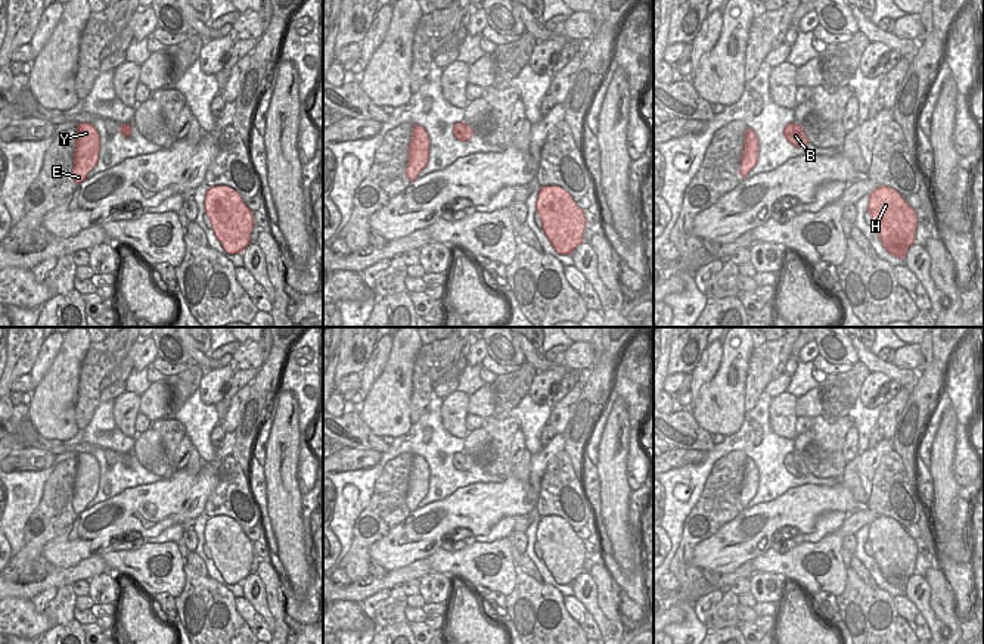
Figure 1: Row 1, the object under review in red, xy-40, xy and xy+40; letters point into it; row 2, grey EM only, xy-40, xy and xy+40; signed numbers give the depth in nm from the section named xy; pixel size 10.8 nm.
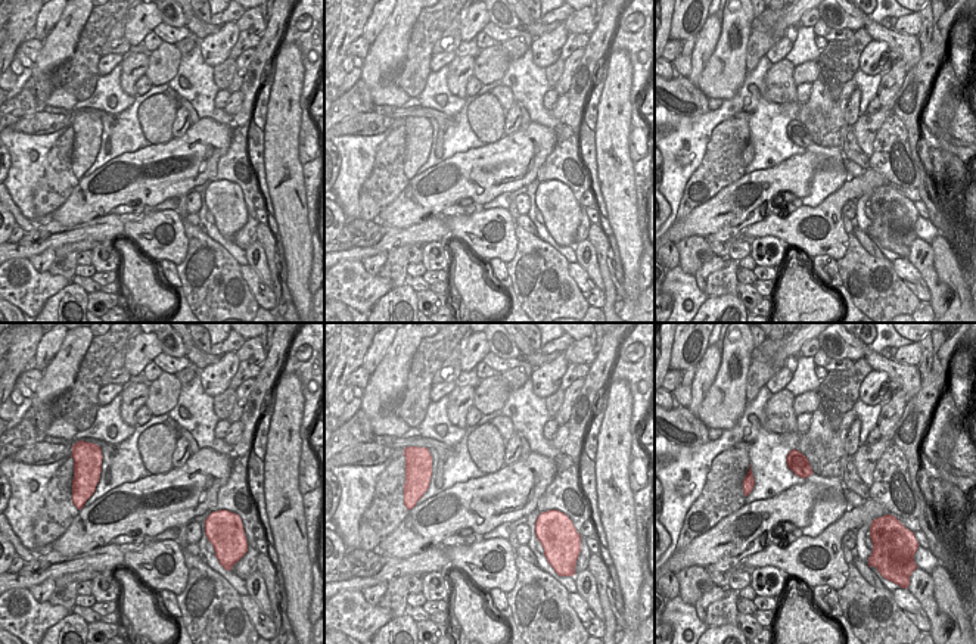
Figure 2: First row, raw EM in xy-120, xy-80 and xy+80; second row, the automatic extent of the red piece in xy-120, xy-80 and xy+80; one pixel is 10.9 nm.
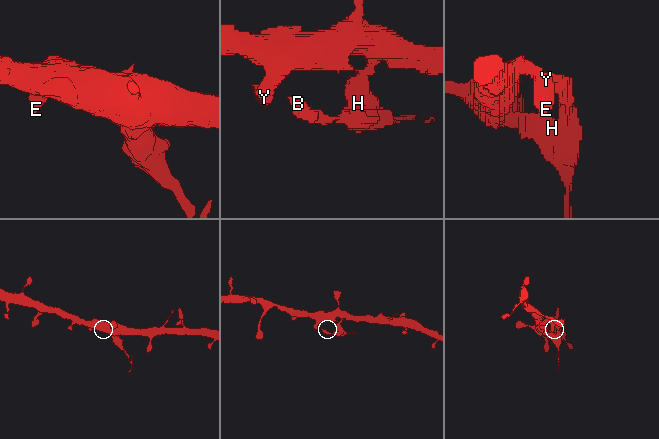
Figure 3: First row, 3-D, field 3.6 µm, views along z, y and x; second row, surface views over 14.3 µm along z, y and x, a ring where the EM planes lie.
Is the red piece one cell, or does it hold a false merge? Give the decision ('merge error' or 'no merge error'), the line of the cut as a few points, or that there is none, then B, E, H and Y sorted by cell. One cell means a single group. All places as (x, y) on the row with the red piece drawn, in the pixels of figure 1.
merge error; cut in xy+40 along (908, 243), (896, 243), (902, 249), (890, 254); B / E H Y

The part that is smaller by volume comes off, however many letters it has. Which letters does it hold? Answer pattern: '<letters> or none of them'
B

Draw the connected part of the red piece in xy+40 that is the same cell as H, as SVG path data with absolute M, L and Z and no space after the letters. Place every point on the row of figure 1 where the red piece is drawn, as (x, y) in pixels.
M879 186L869 195L867 212L872 227L888 253L901 252L895 243L915 243L918 218L915 209L894 189Z

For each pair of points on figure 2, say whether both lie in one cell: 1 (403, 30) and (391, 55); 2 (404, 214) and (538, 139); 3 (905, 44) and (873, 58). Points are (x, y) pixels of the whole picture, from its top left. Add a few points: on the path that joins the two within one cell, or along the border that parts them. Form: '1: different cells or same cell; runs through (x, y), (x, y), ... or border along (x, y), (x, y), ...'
1: same cell; runs through (397, 36), (392, 40), (391, 49)
2: same cell; runs through (440, 195), (465, 176), (491, 174), (510, 164)
3: different cells; border along (873, 39), (882, 40), (889, 49)

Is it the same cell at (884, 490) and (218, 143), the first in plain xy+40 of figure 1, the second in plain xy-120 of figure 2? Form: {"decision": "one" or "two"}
{"decision": "two"}

